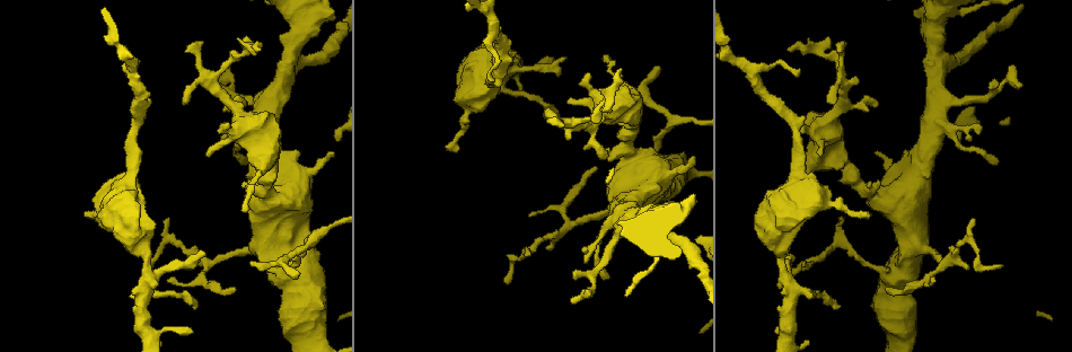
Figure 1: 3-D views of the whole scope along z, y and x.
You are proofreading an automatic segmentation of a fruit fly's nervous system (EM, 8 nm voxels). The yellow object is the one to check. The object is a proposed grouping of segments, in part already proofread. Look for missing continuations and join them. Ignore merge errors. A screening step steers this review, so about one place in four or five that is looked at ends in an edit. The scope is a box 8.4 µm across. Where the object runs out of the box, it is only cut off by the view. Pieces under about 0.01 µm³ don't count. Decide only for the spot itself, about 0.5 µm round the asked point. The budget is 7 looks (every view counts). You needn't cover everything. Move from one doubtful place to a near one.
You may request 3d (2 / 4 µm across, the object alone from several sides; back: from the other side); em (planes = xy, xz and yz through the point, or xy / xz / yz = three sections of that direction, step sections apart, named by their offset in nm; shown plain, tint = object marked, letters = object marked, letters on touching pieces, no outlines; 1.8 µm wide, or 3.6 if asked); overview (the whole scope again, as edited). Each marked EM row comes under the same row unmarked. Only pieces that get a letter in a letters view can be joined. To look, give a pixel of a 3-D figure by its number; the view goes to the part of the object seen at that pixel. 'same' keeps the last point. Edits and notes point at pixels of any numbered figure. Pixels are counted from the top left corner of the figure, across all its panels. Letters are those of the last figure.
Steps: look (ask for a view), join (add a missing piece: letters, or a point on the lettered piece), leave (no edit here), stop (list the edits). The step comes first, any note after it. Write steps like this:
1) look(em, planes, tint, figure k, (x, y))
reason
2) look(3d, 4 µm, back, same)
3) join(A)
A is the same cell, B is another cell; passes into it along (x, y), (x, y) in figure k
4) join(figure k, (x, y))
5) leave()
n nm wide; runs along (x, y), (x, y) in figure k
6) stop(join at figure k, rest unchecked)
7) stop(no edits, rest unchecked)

look(em, yz, step 4, letters, figure 1, (257, 48))

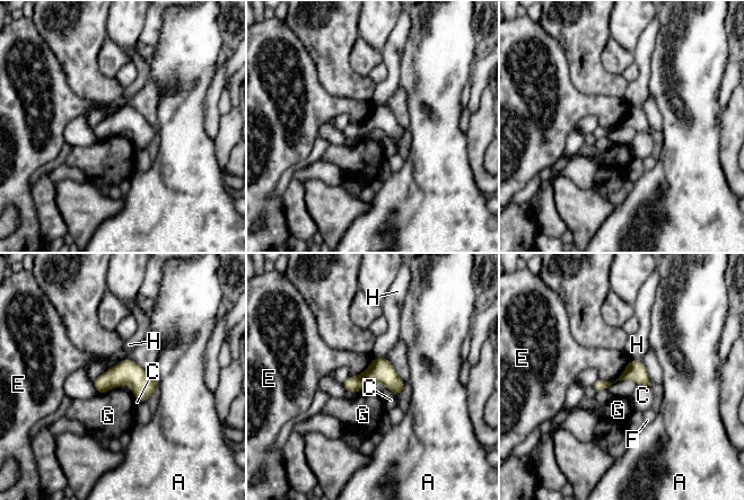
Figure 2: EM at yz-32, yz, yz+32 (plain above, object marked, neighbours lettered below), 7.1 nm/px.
leave()
A, C, E, F, G and H are other cells; border along (629, 359), (614, 380), (600, 378) in figure 2; none of them fits

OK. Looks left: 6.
look(em, xz, step 8, tint, figure 1, (626, 219))
sharp bend

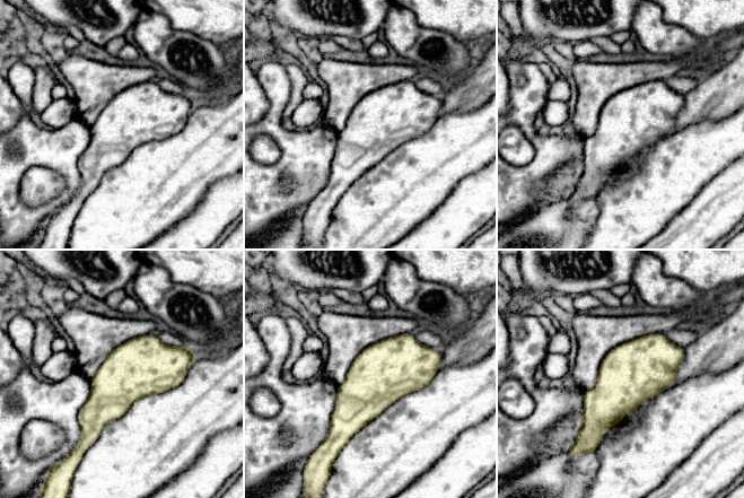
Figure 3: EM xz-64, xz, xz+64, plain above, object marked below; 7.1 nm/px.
look(em, planes, letters, same)
another direction

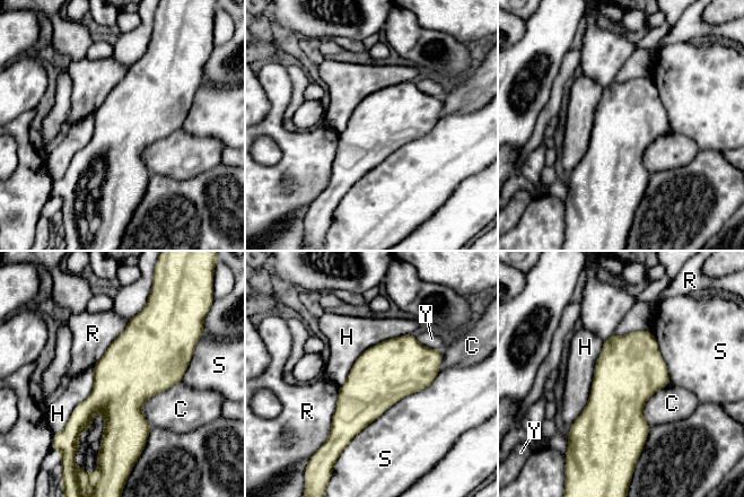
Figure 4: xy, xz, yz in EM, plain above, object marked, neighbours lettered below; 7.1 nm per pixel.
leave()
S touches over 900 nm; C, H, R, S and Y are other cells; border along (412, 333), (368, 347), (339, 387) in figure 4; no lettered piece goes on from it

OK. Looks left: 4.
look(3d, 4 µm, figure 1, (506, 284))
thin end

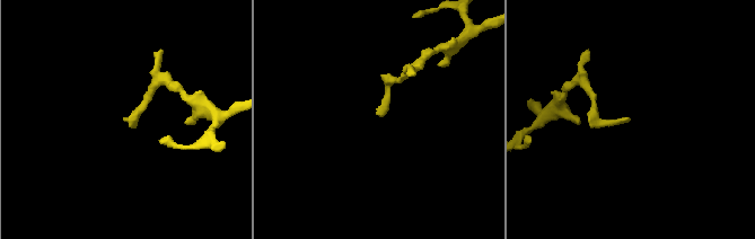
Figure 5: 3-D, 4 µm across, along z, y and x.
look(em, xy, step 4, letters, figure 5, (627, 117))

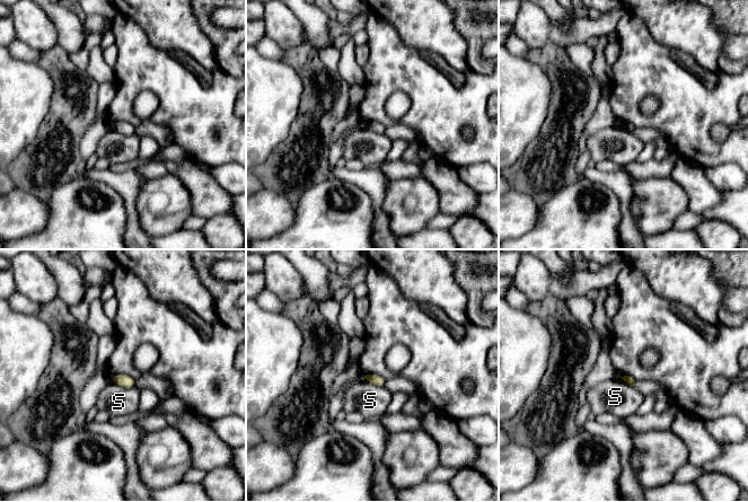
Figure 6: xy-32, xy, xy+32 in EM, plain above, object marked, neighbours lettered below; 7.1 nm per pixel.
look(em, yz, step 4, letters, same)

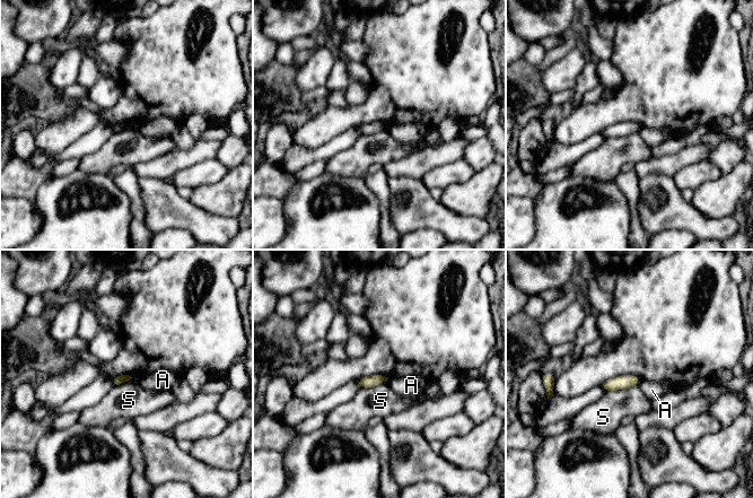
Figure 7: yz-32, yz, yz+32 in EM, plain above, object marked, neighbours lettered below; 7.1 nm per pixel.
leave()
70 nm wide; A and S are other cells; border along (637, 385), (609, 390), (606, 392) in figure 7; no lettered piece goes on from it

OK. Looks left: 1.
stop(no edits, rest unchecked)

